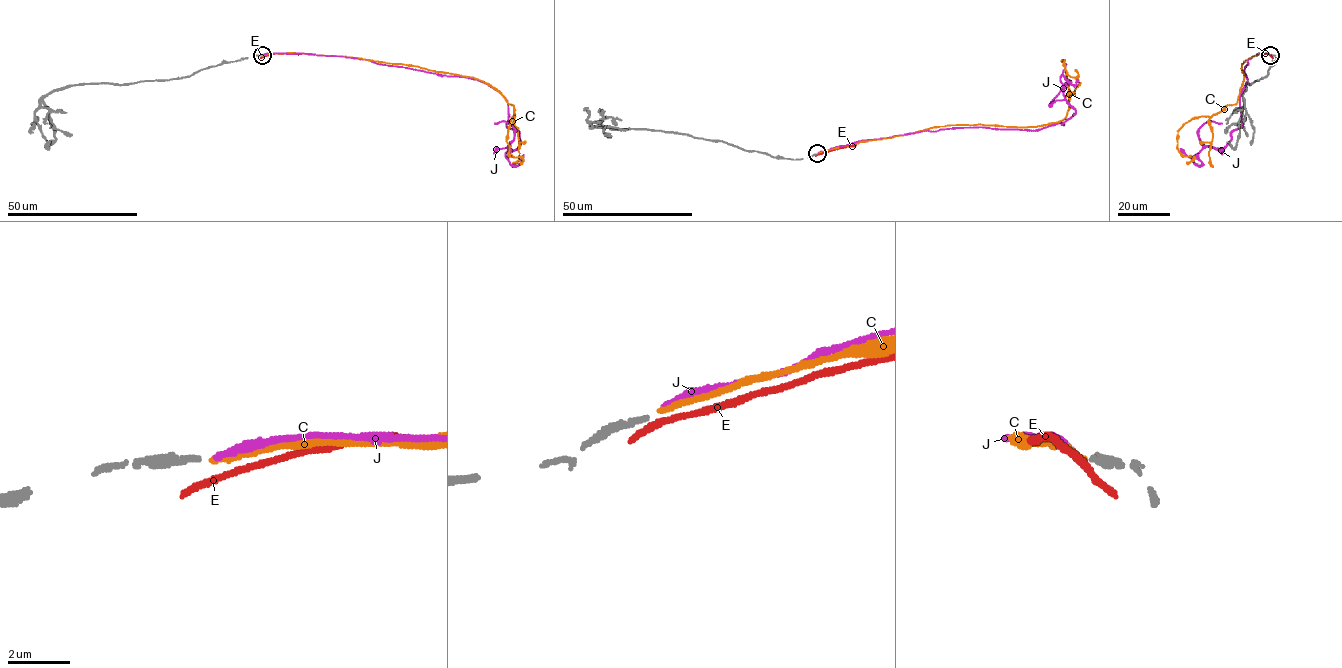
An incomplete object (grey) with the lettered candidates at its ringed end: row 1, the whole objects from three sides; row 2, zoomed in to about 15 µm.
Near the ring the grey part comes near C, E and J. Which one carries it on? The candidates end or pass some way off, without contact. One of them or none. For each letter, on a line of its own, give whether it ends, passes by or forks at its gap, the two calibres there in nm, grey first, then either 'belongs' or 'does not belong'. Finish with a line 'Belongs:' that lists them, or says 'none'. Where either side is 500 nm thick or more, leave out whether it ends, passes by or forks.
C: it ends; calibres 170 and 200 nm; does not belong
E: it passes by; calibres 170 and 200 nm; does not belong
J: it ends; calibres 170 and 180 nm; does not belong
Belongs: none

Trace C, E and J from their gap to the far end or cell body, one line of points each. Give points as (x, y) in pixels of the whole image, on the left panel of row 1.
C: (263, 55), (351, 57), (473, 77), (513, 106), (507, 142), (509, 154), (520, 161)
E: (263, 56), (301, 54)
J: (263, 55), (339, 56), (483, 81), (507, 100), (516, 149), (514, 129), (495, 123)

